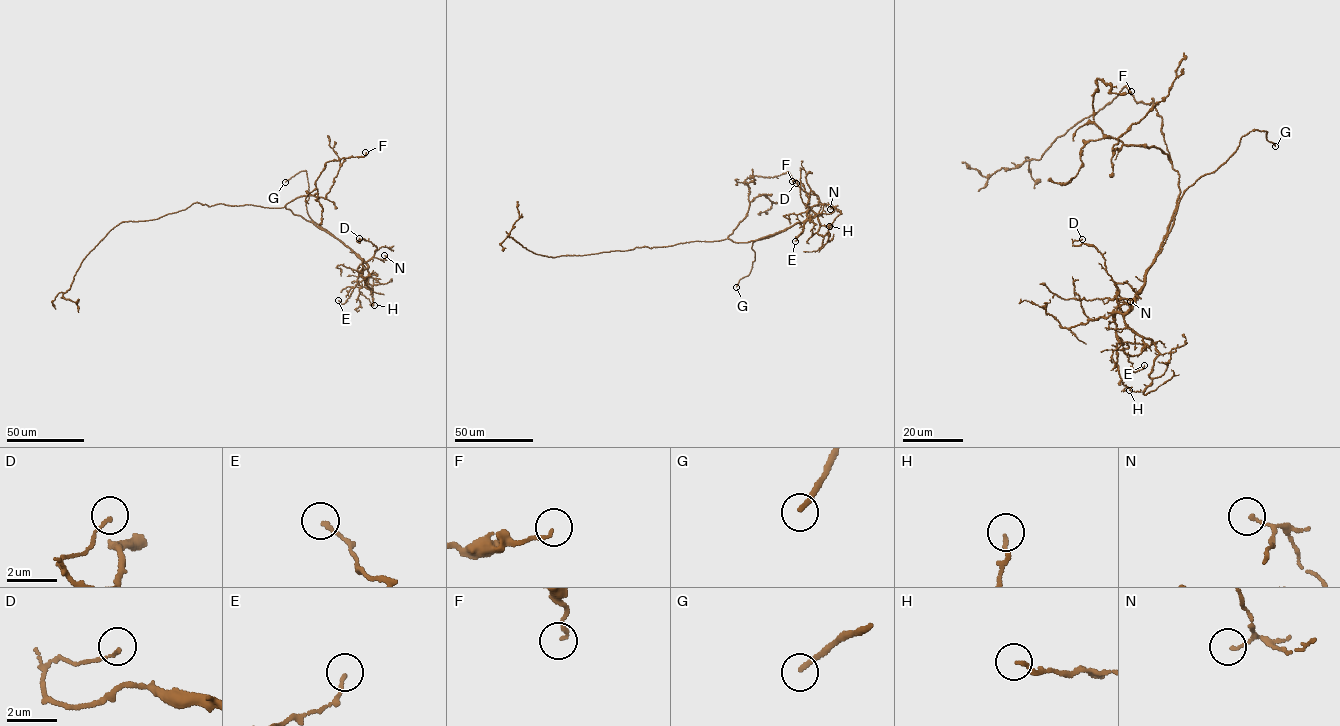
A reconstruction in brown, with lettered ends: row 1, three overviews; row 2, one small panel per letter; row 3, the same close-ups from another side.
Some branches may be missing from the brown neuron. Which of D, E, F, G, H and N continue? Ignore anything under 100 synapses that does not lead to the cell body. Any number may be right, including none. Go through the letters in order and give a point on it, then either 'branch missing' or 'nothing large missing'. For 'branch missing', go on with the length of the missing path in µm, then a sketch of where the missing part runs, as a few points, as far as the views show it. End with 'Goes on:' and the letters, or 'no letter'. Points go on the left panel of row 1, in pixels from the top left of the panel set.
D: at (359, 238); nothing large missing
E: at (338, 300); nothing large missing
F: at (365, 152); nothing large missing
G: at (285, 182); branch missing; about 15 µm are missing
H: at (374, 305); nothing large missing
N: at (384, 255); nothing large missing
Goes on: G

